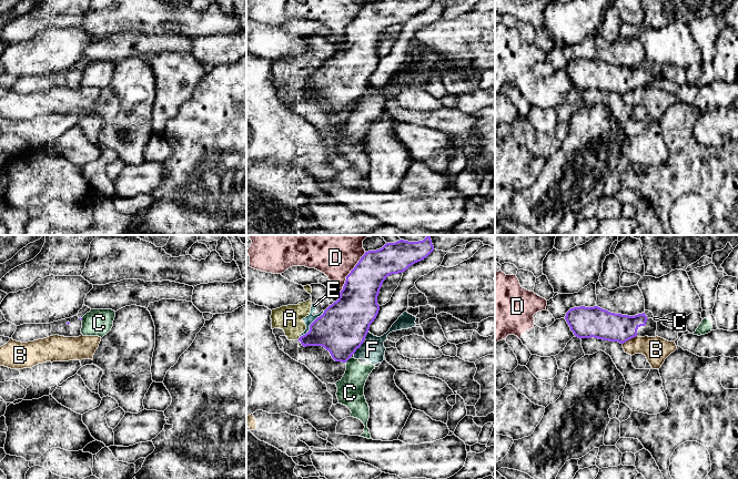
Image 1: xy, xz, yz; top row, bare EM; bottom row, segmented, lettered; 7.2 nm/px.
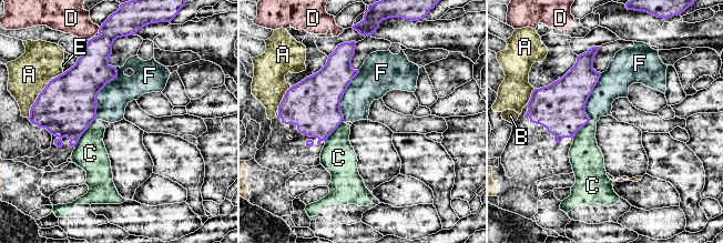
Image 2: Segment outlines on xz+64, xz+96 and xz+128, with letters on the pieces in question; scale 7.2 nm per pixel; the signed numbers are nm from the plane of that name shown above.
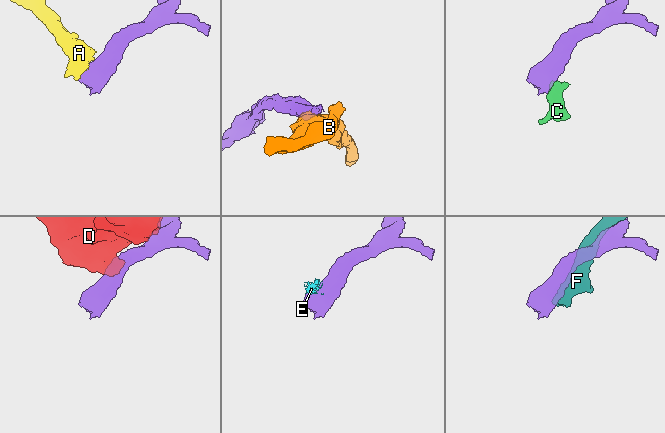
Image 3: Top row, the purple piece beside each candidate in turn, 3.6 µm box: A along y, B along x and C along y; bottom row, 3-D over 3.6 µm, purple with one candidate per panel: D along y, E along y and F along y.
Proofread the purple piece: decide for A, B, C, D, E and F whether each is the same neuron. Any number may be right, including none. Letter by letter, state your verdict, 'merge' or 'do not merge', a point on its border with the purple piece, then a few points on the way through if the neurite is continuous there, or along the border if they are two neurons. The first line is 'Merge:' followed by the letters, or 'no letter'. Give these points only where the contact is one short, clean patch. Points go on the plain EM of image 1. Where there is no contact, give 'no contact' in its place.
Merge: no letter
A: do not merge | xz (299, 90)
B: do not merge | yz (629, 90)
C: do not merge | xz (347, 111) | along xz (350, 109), (345, 113)
D: do not merge | xz (351, 23) | along xz (365, 3), (346, 28), (343, 40), (340, 43)
E: do not merge | xz (310, 77) | along xz (324, 62), (300, 89)
F: do not merge | xz (363, 93)

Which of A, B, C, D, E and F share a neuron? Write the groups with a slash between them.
A E / B / C F / D

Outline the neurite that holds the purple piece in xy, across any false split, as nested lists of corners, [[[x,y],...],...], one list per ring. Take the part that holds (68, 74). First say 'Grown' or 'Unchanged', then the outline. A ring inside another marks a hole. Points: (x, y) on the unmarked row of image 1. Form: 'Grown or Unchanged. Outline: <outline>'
Grown. Outline: [[[73,68],[50,75],[23,75],[17,78],[12,91],[21,94],[43,91],[53,86],[64,89],[81,88],[82,70]]]

